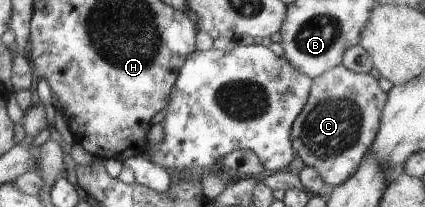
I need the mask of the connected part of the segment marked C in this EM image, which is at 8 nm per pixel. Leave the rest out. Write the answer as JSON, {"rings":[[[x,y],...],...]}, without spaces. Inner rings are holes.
{"rings":[[[342,64],[311,80],[307,102],[290,127],[289,140],[295,155],[313,168],[323,184],[337,187],[357,171],[361,156],[373,143],[387,94],[368,73],[355,73]]]}

